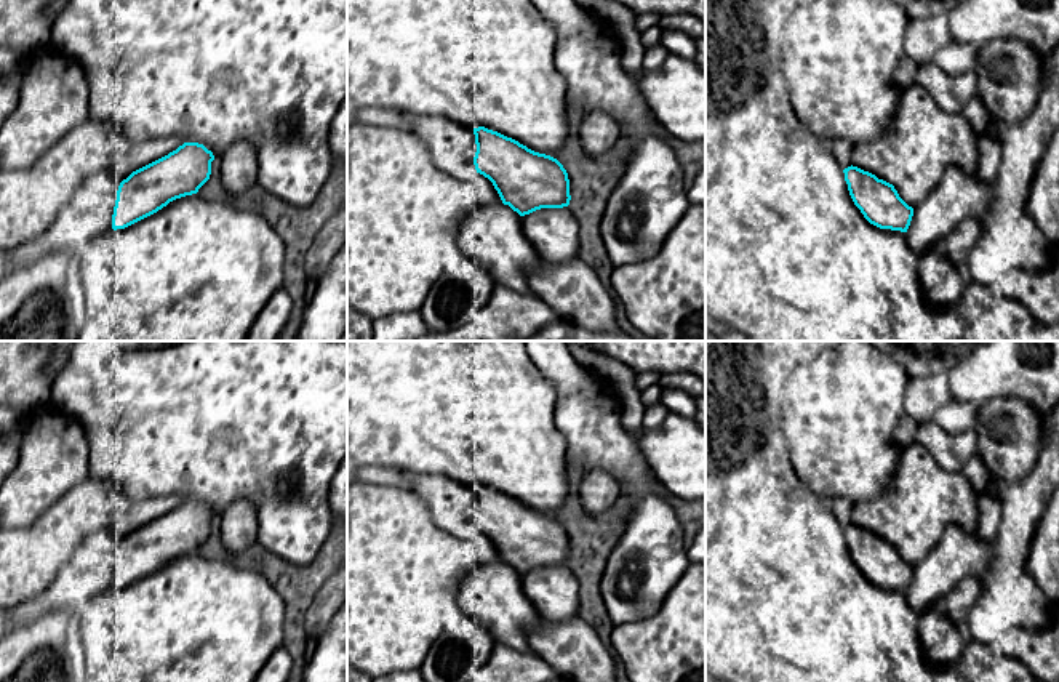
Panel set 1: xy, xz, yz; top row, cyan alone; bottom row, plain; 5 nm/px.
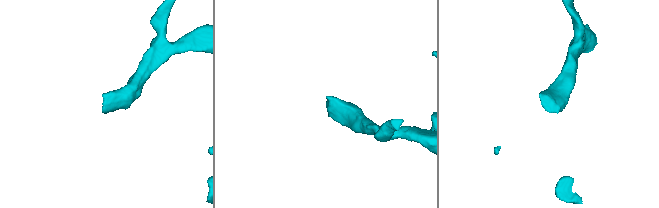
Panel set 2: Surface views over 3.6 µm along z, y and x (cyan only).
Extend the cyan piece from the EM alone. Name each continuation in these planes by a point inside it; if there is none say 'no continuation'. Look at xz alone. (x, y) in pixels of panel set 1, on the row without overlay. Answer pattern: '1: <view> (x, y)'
1: xz (451, 503)

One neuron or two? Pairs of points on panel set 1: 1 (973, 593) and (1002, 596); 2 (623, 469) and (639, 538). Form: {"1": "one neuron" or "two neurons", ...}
{"1": "two neurons", "2": "one neuron"}

